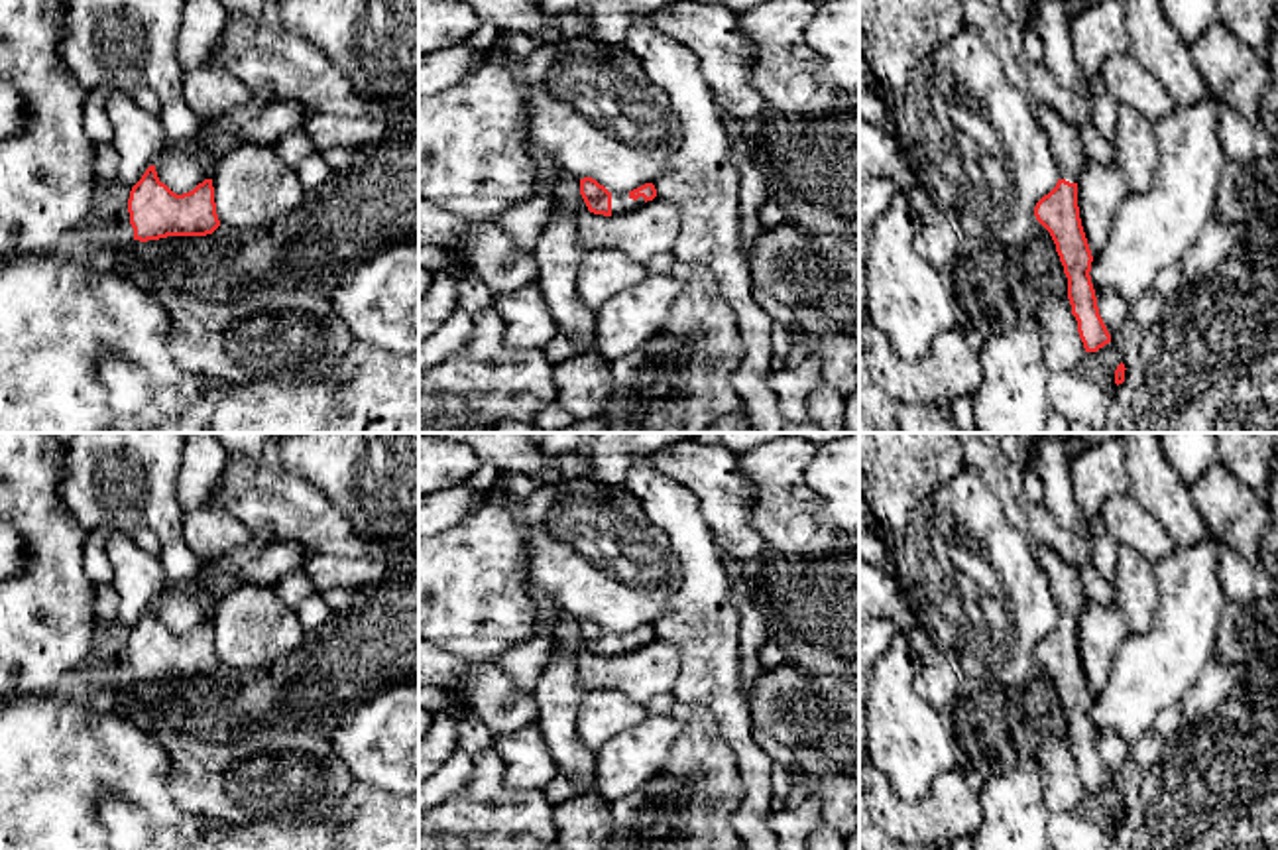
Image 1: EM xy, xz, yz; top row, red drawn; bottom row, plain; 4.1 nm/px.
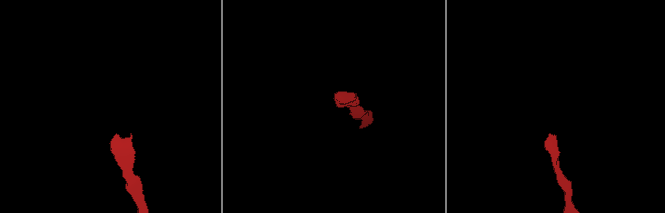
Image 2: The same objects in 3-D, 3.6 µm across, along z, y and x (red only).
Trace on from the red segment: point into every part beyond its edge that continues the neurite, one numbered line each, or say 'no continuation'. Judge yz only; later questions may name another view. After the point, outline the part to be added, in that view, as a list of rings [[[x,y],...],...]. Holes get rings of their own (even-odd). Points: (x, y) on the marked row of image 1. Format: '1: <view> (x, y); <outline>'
1: yz (1064, 138); [[[1030,98],[1030,106],[1040,126],[1046,130],[1056,155],[1060,179],[1077,183],[1077,175],[1089,159],[1081,142],[1079,128],[1066,122],[1054,108]]]

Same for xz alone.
1: xz (620, 201); [[[611,193],[611,214],[621,214],[621,212],[633,211],[633,209],[641,207],[643,203],[645,203],[643,197],[633,201],[629,197],[629,193]]]

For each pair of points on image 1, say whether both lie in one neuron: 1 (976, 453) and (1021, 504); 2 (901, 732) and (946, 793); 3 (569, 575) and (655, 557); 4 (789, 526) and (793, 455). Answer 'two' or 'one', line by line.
1: one
2: two
3: one
4: one

